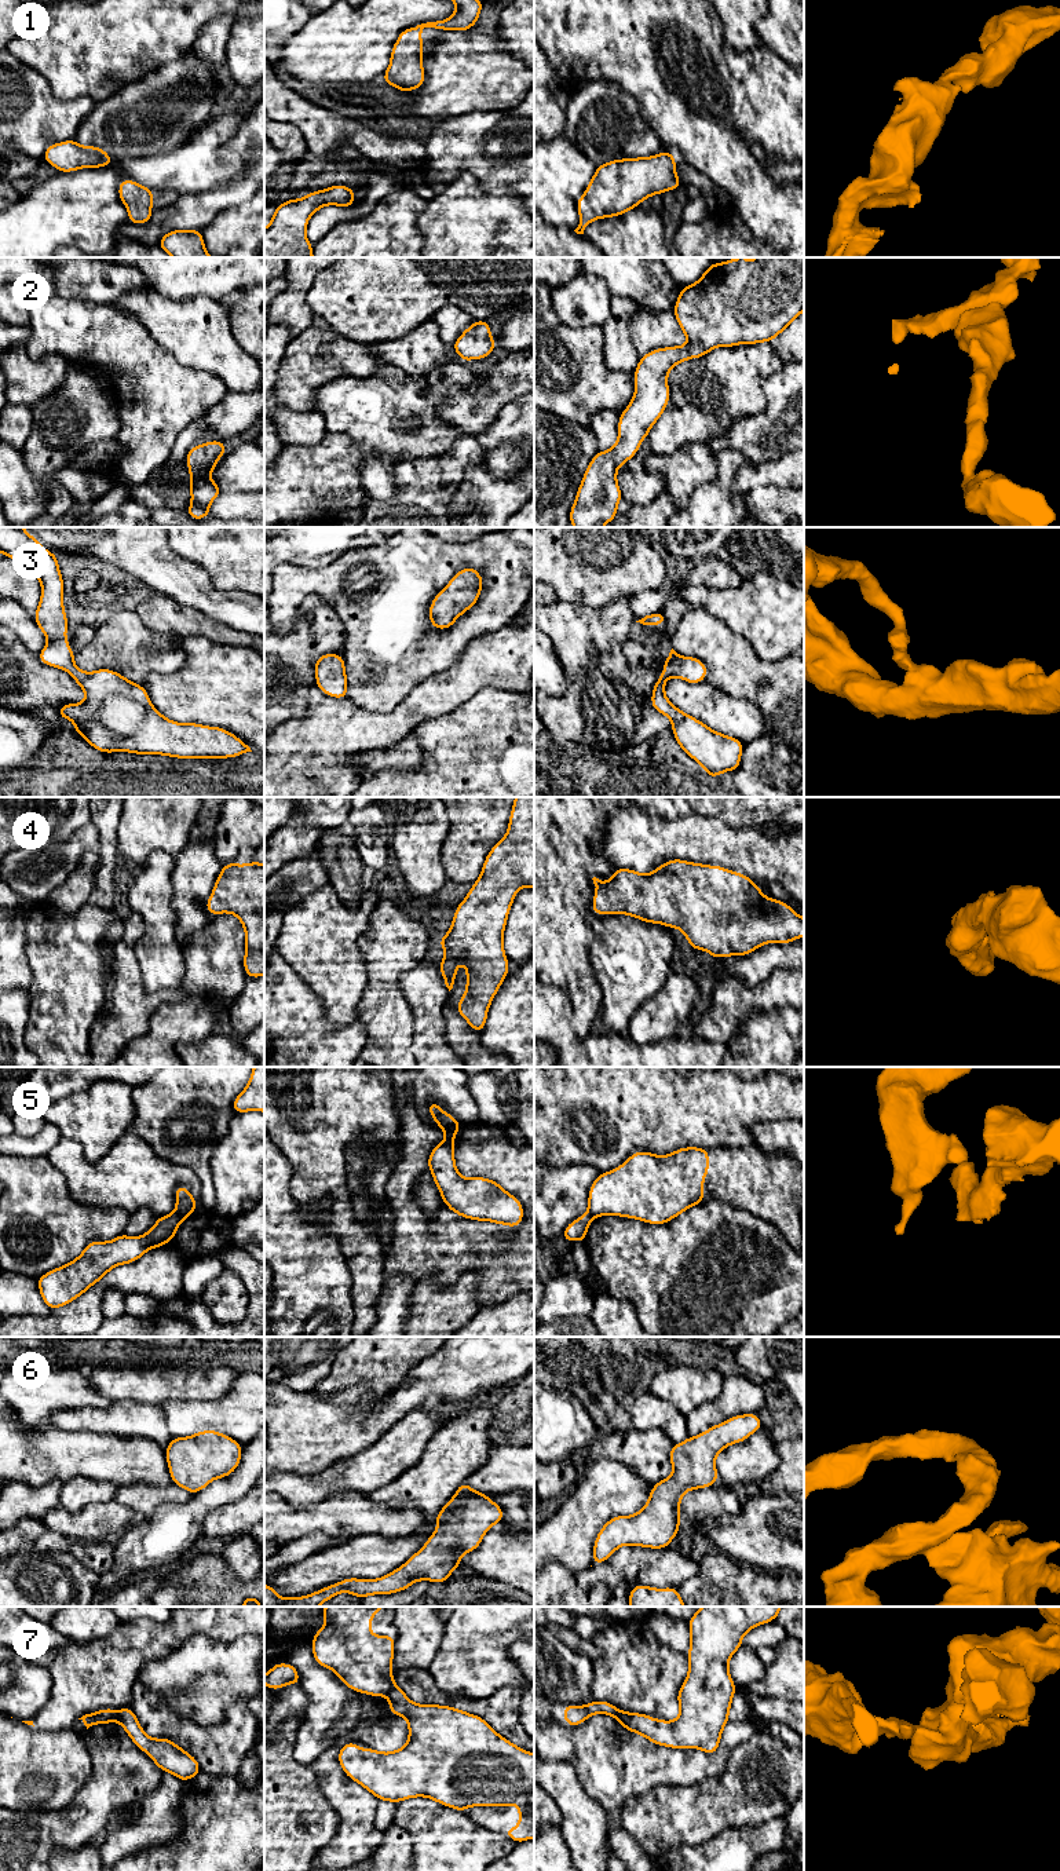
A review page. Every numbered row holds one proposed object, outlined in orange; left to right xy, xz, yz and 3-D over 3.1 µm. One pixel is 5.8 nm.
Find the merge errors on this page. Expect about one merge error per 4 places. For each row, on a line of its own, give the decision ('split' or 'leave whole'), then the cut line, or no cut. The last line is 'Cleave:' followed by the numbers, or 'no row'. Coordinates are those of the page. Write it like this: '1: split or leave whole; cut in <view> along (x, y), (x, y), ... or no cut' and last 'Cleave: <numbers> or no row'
1: leave whole; no cut
2: leave whole; no cut
3: leave whole; no cut
4: leave whole; no cut
5: split; cut in xz along (457, 1122), (442, 1128)
6: leave whole; no cut
7: split; cut in xy along (120, 1711), (116, 1720)
Cleave: 5, 7

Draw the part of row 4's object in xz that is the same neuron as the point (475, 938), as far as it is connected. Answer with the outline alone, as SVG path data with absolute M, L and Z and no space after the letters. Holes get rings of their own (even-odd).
M515 797L507 834L487 854L479 878L454 911L449 932L436 940L446 951L439 969L449 991L457 976L457 964L465 964L467 987L456 1008L480 1034L490 1004L509 973L502 938L509 909L522 887L534 888L534 797Z

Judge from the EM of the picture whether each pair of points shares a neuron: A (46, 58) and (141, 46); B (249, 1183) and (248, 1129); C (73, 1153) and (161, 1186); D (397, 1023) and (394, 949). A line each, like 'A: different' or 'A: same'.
A: same
B: same
C: same
D: same

